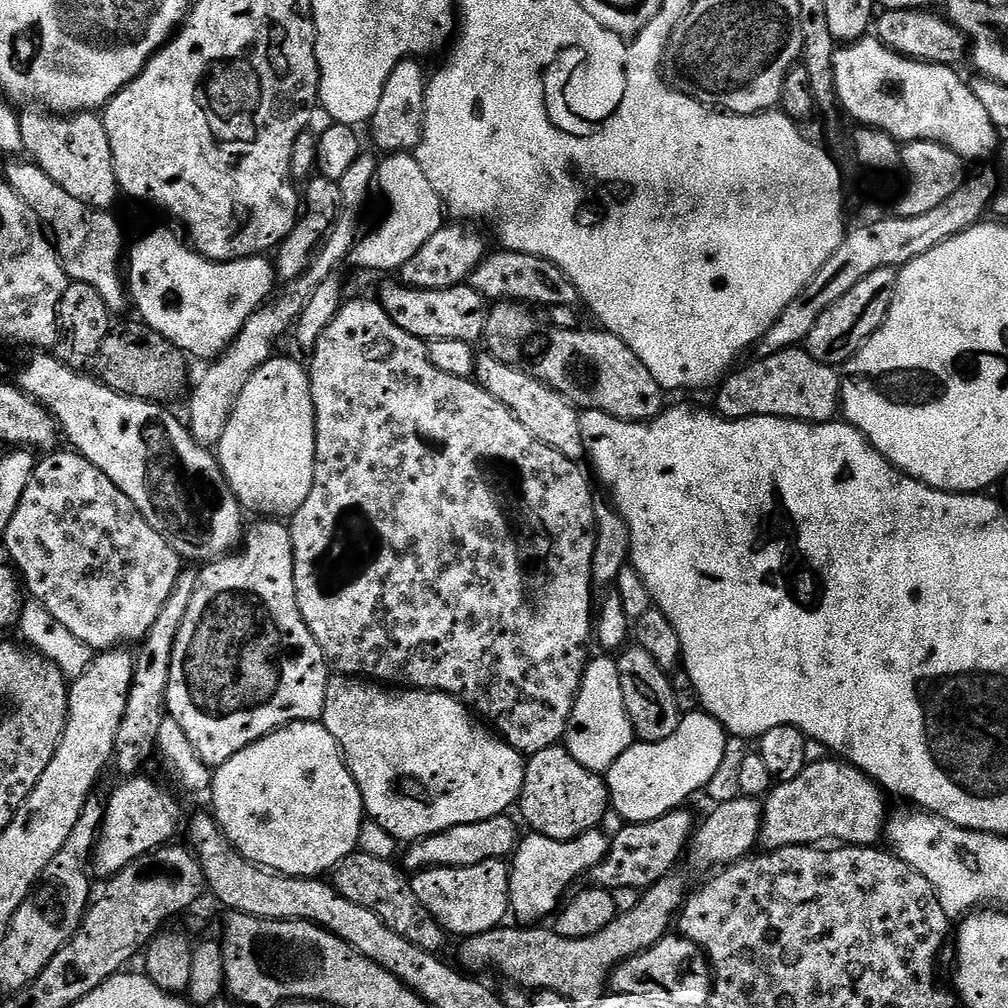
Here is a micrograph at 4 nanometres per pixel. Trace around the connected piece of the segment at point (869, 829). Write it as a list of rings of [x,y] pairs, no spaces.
[[[840,758],[813,760],[790,782],[779,782],[776,789],[763,801],[764,821],[760,831],[760,844],[765,849],[785,848],[786,846],[820,846],[825,842],[839,842],[844,846],[876,846],[881,843],[890,820],[886,793],[875,780],[861,768],[855,768]]]

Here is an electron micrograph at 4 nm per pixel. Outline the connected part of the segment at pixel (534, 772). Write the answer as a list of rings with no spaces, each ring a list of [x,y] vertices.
[[[555,744],[546,750],[538,750],[538,754],[527,757],[524,765],[524,781],[518,801],[518,809],[531,831],[555,840],[573,840],[583,832],[599,828],[605,822],[604,815],[610,812],[608,786],[605,777],[598,772],[586,770],[570,755],[567,747]]]

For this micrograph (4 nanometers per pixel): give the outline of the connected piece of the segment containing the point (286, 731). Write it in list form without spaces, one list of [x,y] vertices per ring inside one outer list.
[[[303,720],[302,722],[288,724],[284,728],[274,730],[269,736],[262,737],[258,742],[246,746],[246,750],[238,750],[238,754],[234,754],[234,758],[230,758],[222,767],[215,769],[210,789],[211,796],[213,808],[211,808],[211,811],[214,813],[217,822],[220,823],[220,829],[224,832],[225,838],[247,860],[259,864],[262,868],[278,872],[281,876],[320,878],[331,873],[340,861],[345,860],[351,852],[357,851],[360,828],[366,821],[364,799],[358,790],[356,779],[352,777],[352,772],[340,751],[340,743],[336,741],[334,734],[330,734],[330,730],[326,730],[326,726],[320,720]]]

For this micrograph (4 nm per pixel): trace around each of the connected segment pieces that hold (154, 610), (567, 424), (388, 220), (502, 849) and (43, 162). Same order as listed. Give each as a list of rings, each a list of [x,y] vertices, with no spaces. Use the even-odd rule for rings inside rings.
[[[53,450],[37,459],[22,502],[2,537],[7,559],[14,565],[27,595],[42,602],[74,638],[93,650],[135,645],[143,641],[158,614],[162,614],[170,590],[174,590],[174,582],[180,577],[182,558],[98,466],[75,450],[60,451]]]
[[[487,350],[477,355],[474,379],[482,386],[482,390],[486,390],[486,394],[505,404],[514,414],[514,418],[518,418],[518,422],[522,422],[522,426],[526,426],[526,430],[530,430],[530,434],[538,438],[538,442],[558,450],[558,454],[566,454],[566,458],[571,460],[580,462],[585,459],[580,412],[562,394],[558,394],[528,372],[523,372],[521,368],[494,358]]]
[[[412,152],[385,155],[376,166],[375,187],[384,195],[384,217],[354,246],[350,264],[368,272],[395,273],[446,223],[446,209]]]
[[[511,815],[495,816],[482,822],[474,822],[466,826],[454,826],[450,830],[442,830],[433,836],[427,836],[425,840],[415,841],[412,848],[404,856],[403,867],[409,873],[415,874],[423,872],[425,868],[461,868],[462,866],[478,866],[478,862],[487,860],[504,860],[511,857],[516,850],[516,845],[520,843],[522,835],[521,829],[516,829],[516,824],[511,820]]]
[[[28,106],[19,113],[19,118],[24,152],[30,157],[31,163],[50,174],[50,178],[54,178],[54,182],[58,182],[58,186],[62,186],[66,194],[78,198],[78,202],[86,202],[91,208],[115,209],[116,199],[121,199],[122,193],[114,174],[114,154],[110,154],[110,138],[106,138],[106,126],[96,112],[78,112],[61,118],[57,113]]]

